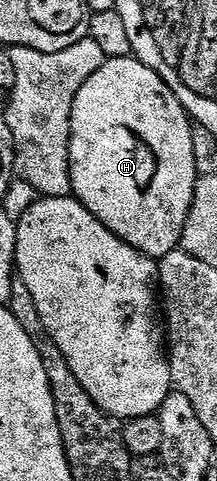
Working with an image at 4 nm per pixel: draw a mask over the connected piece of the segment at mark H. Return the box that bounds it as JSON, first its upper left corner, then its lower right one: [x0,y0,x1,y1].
[69,57,198,261]

